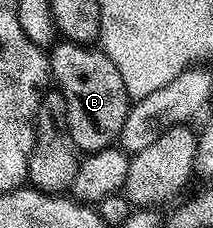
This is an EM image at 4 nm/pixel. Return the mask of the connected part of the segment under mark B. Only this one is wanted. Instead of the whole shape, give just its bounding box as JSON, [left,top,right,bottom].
[49,41,133,154]

